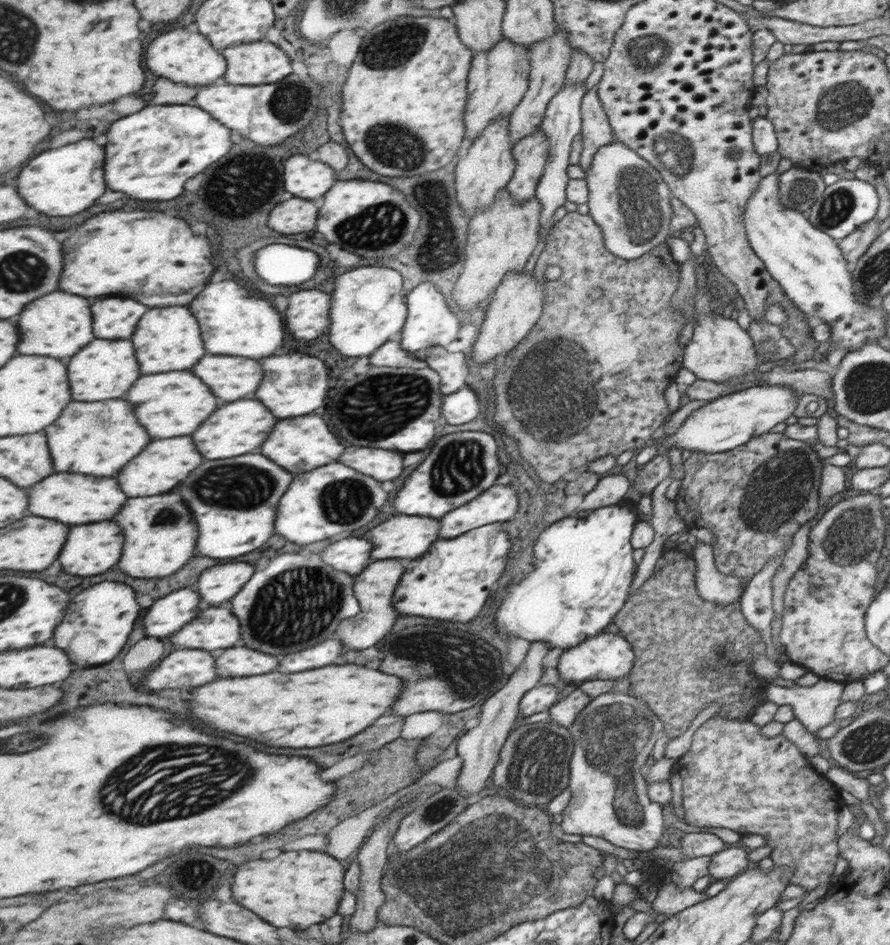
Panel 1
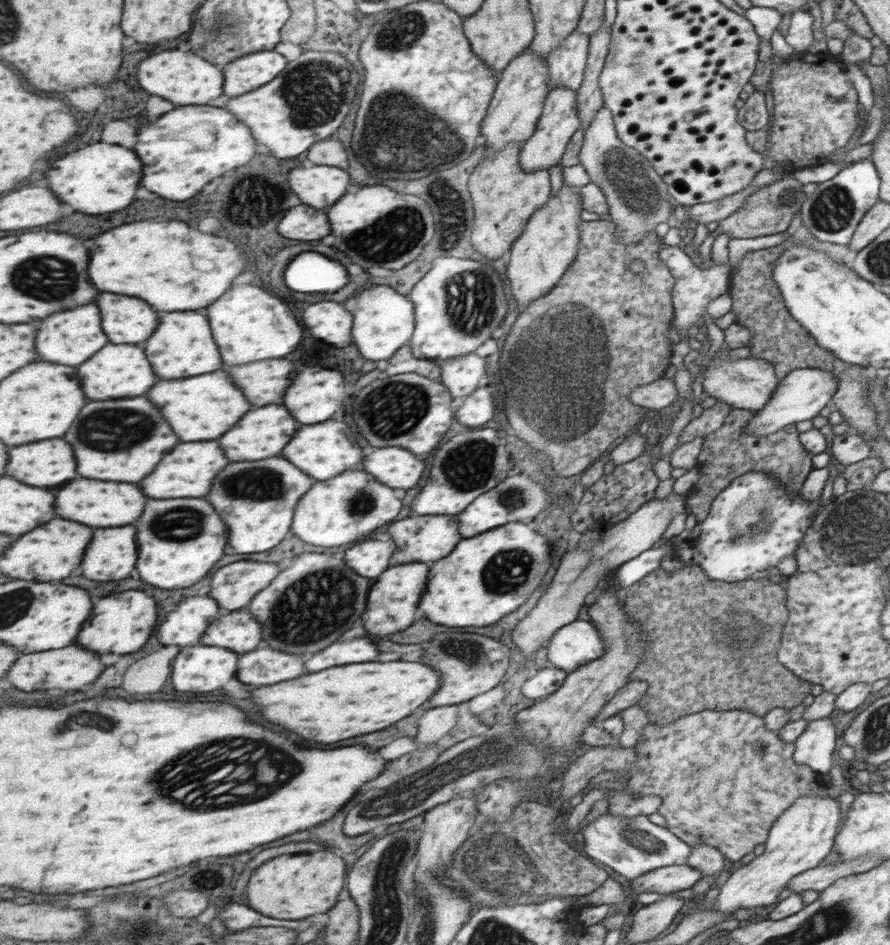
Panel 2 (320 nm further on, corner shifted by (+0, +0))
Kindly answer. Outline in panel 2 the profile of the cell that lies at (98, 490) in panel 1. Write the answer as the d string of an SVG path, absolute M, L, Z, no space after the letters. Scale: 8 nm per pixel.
M75 478L65 490L57 496L57 512L63 518L77 520L81 524L89 524L95 528L111 528L111 526L129 526L139 520L147 504L147 496L137 484L129 482L99 482L91 478Z

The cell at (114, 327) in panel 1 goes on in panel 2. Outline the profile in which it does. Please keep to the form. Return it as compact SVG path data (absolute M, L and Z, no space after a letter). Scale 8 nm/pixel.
M103 292L99 296L99 306L111 342L139 344L149 340L159 326L159 312L141 298Z

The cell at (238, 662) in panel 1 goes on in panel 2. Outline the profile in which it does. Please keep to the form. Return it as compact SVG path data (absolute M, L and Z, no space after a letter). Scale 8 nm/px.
M261 648L241 656L239 680L245 684L271 686L307 674L305 660L297 654L285 654L275 648Z

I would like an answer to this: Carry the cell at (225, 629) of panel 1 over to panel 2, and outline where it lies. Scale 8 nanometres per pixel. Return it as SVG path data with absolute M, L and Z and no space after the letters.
M231 612L221 616L205 634L207 646L225 646L239 654L255 650L263 640L263 626L251 612Z

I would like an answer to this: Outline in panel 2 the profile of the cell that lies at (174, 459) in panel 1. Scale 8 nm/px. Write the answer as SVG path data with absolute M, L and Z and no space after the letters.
M219 440L211 442L181 442L173 454L167 454L161 466L141 482L143 490L151 498L201 498L211 492L213 480L229 466L229 458L221 448Z

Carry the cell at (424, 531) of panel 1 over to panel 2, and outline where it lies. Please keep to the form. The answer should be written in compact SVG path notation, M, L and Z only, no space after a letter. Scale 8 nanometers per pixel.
M417 516L417 518L405 518L395 522L389 528L389 534L395 538L399 544L397 548L397 566L399 564L409 564L409 562L437 562L441 558L447 558L455 546L461 542L459 534L459 518L457 516Z

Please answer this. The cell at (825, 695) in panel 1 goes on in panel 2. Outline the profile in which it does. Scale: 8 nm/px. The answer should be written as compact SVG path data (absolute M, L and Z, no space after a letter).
M823 717L809 721L805 730L794 740L793 762L817 773L827 773L832 765L831 753L835 744L835 727Z

